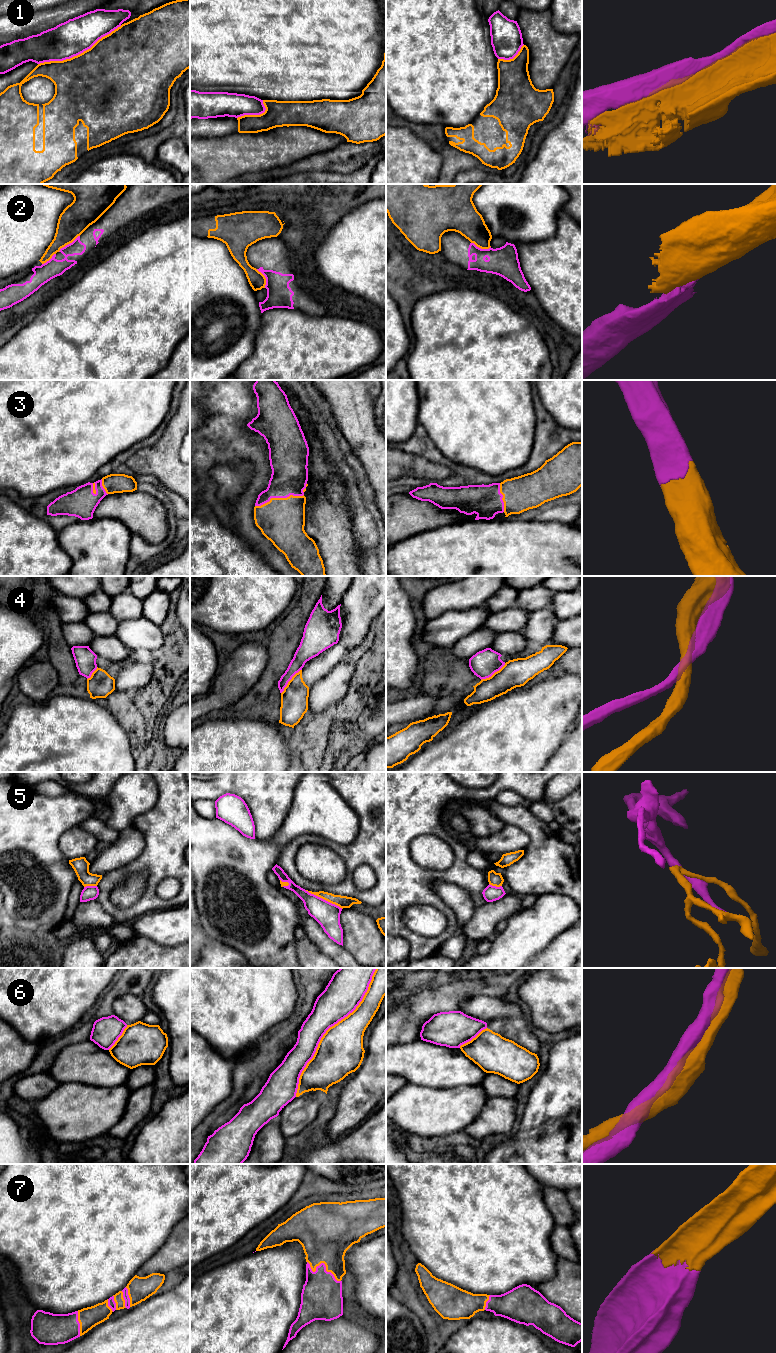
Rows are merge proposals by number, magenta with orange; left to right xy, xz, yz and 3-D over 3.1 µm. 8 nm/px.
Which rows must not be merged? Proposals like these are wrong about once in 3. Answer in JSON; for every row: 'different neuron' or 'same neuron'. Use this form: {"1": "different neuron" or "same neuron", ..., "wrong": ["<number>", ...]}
{"1": "different neuron", "2": "different neuron", "3": "same neuron", "4": "different neuron", "5": "different neuron", "6": "different neuron", "7": "same neuron", "wrong": ["1", "2", "4", "5", "6"]}

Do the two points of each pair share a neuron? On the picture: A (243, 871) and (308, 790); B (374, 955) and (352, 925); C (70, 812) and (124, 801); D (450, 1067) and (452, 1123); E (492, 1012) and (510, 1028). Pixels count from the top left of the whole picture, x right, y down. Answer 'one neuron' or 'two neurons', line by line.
A: one neuron
B: one neuron
C: two neurons
D: two neurons
E: two neurons

